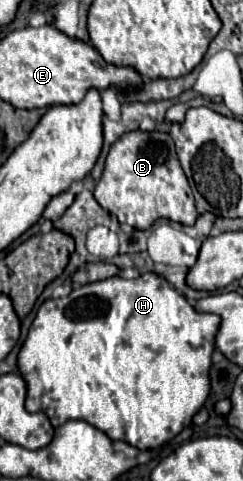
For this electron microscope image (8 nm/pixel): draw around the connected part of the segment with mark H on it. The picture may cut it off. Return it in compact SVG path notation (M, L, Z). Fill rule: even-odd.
M145 273L139 279L109 277L109 279L95 281L95 283L83 285L79 289L73 289L63 299L47 299L37 309L37 315L33 319L29 335L27 335L27 339L25 339L25 343L19 351L19 357L17 357L19 373L21 373L21 377L27 385L25 409L29 413L43 411L51 419L53 427L59 427L69 419L81 419L81 421L87 421L87 423L95 425L95 429L107 433L111 439L127 441L129 445L133 445L137 449L157 449L165 441L173 439L179 431L189 427L193 415L199 411L199 409L157 409L157 403L159 401L205 401L207 395L209 395L209 367L211 367L211 353L215 349L215 333L219 329L219 321L221 321L219 315L195 311L185 301L185 297L181 297L163 277L159 277L155 273Z

